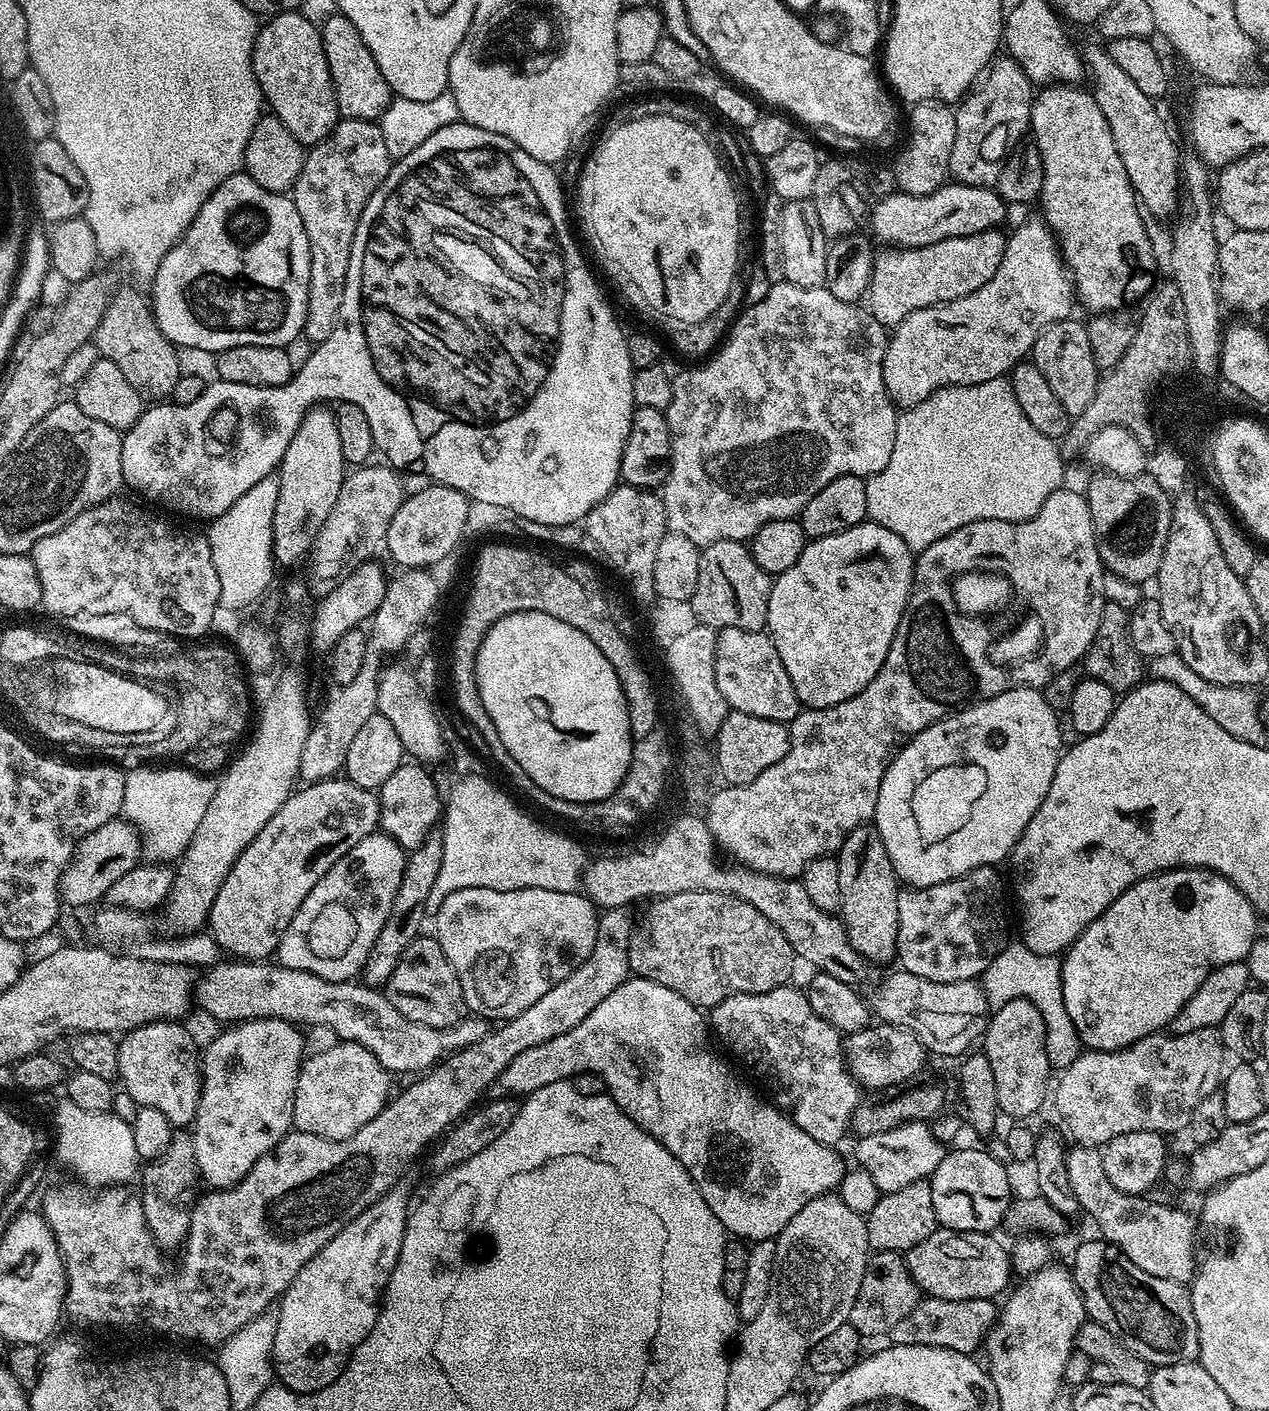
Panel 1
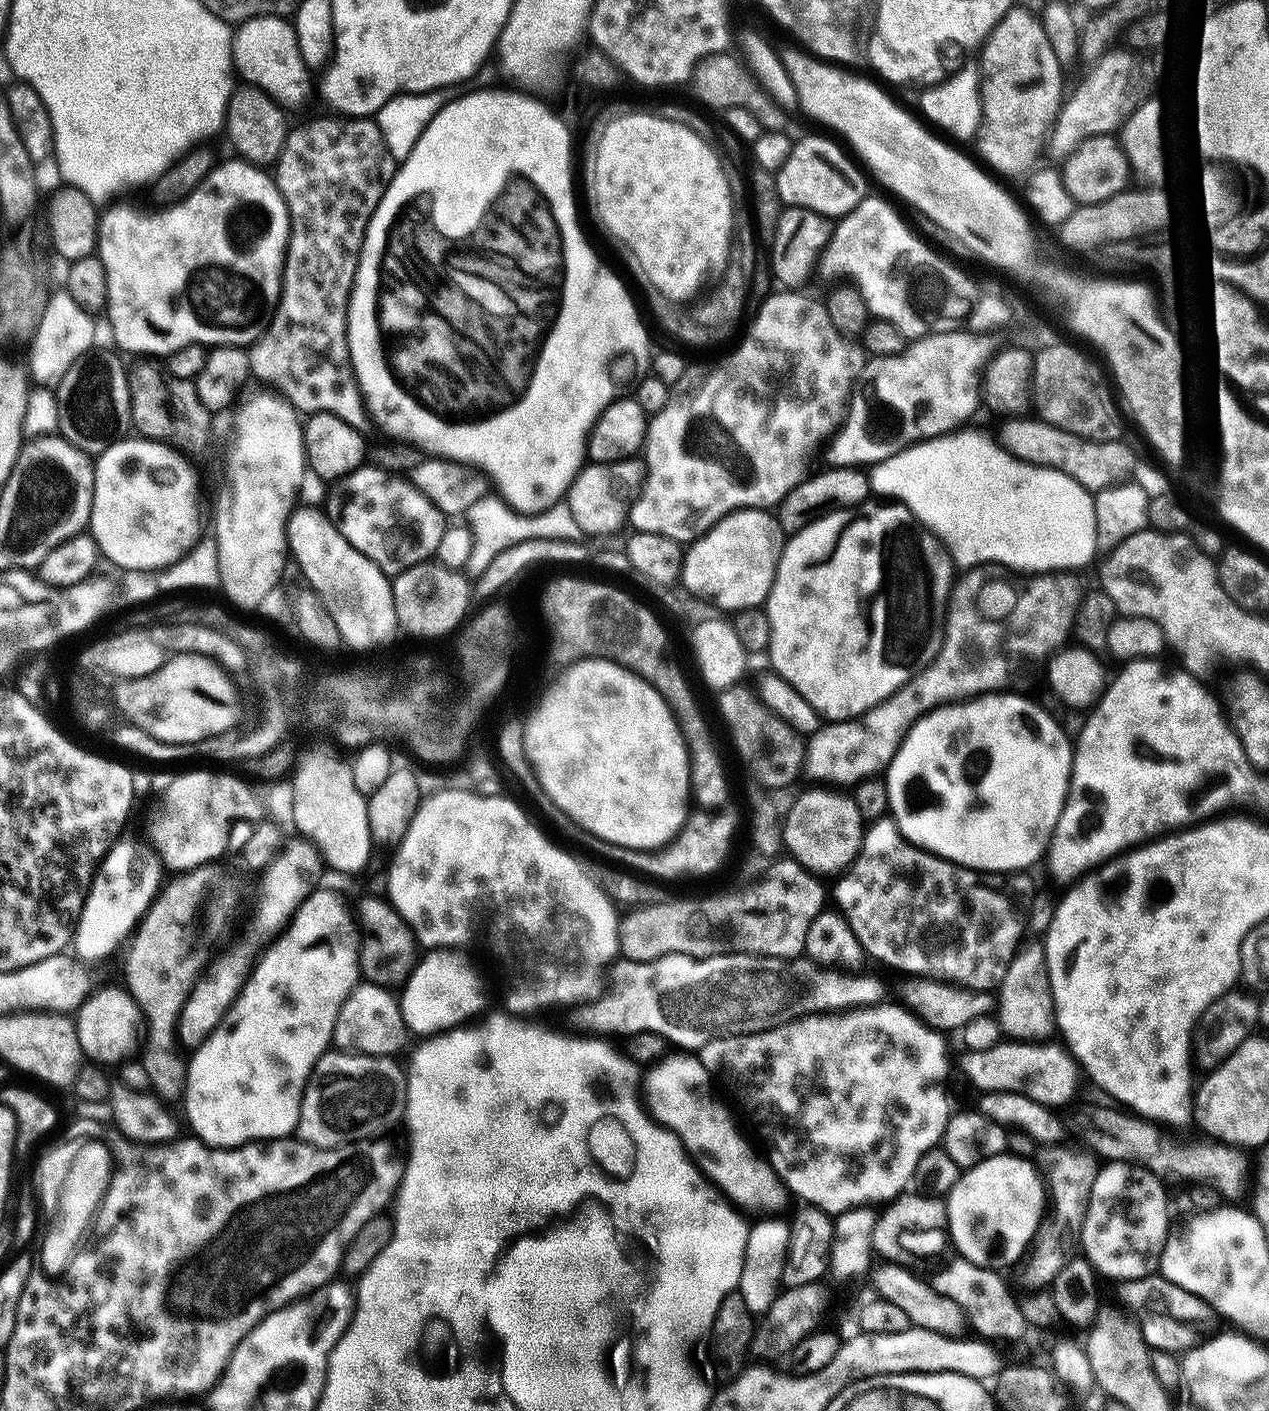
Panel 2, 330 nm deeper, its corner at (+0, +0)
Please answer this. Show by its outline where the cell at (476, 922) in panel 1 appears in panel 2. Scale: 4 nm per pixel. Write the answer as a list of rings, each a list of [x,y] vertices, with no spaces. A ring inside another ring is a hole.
[[[454,950],[425,951],[404,981],[402,991],[404,993],[398,996],[402,1018],[409,1033],[416,1035],[417,1032],[420,1038],[461,1027],[485,1011],[484,988],[480,985],[479,974]]]

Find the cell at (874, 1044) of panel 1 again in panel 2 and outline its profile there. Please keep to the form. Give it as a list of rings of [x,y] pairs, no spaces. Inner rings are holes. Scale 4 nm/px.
[[[1005,1039],[990,1050],[965,1051],[964,1076],[980,1092],[1013,1092],[1022,1094],[1047,1108],[1060,1110],[1076,1096],[1076,1083],[1082,1080],[1078,1065],[1063,1043],[1029,1042]]]

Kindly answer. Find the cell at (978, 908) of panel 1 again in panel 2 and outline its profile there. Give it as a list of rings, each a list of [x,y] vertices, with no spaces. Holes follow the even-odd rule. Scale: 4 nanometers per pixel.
[[[891,818],[873,820],[864,829],[864,841],[836,884],[835,907],[850,922],[850,930],[869,957],[888,968],[909,972],[912,978],[943,980],[961,988],[995,989],[1002,982],[1016,950],[1025,939],[1024,928],[1032,907],[1034,887],[1023,871],[1011,874],[977,872],[963,868],[924,848],[909,844]]]

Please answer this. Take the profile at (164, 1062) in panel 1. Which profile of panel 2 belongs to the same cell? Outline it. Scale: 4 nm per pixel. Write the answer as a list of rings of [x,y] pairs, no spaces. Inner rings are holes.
[[[123,987],[99,988],[88,995],[74,1013],[78,1042],[89,1061],[101,1066],[119,1066],[137,1051],[141,1043],[142,1017],[132,995]]]

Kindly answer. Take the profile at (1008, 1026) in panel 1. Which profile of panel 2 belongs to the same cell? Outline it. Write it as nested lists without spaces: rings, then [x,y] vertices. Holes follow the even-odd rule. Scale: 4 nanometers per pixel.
[[[1039,939],[1021,943],[998,986],[998,1019],[1005,1037],[1044,1042],[1056,1028],[1056,1007],[1050,990],[1044,945]]]

